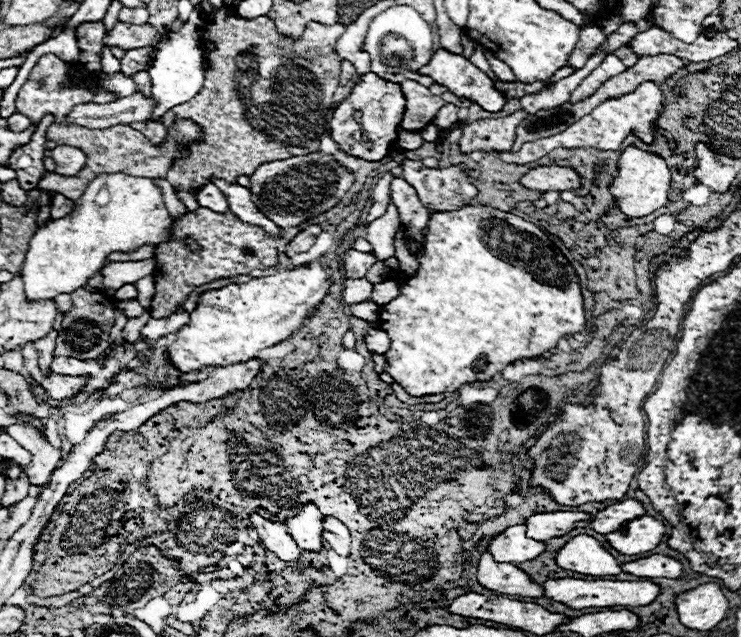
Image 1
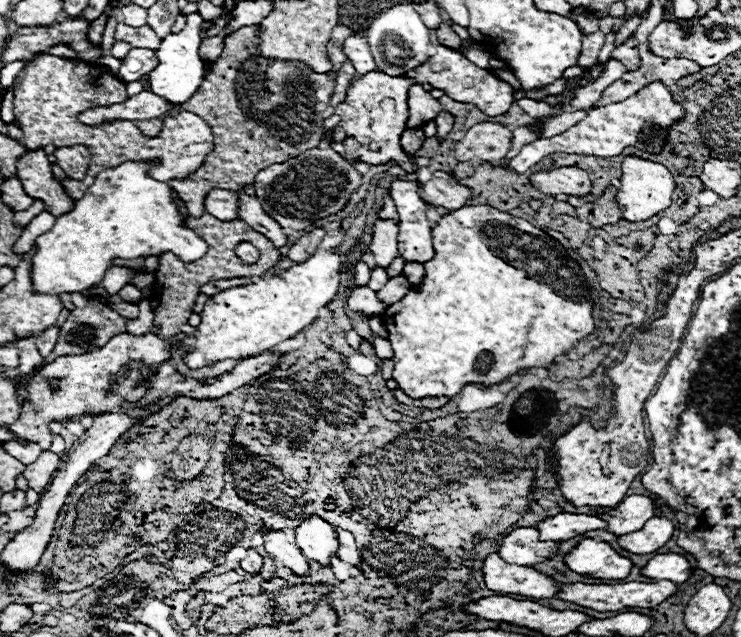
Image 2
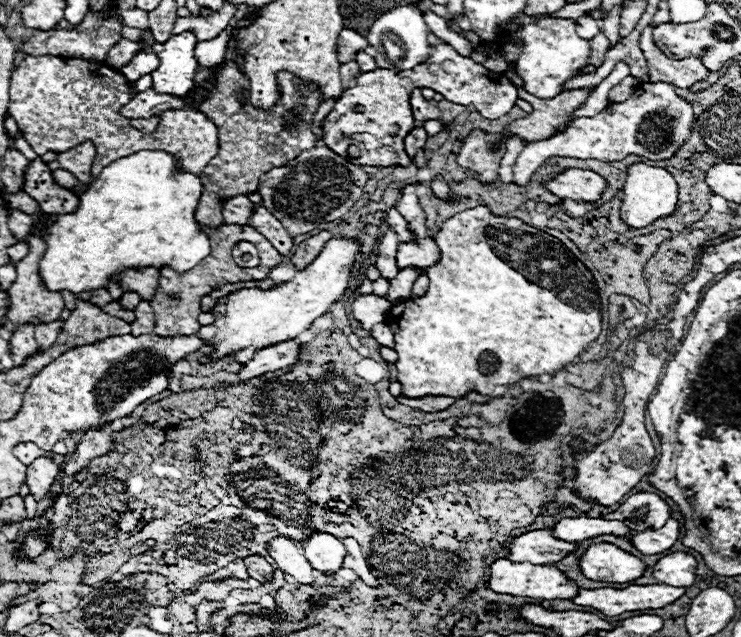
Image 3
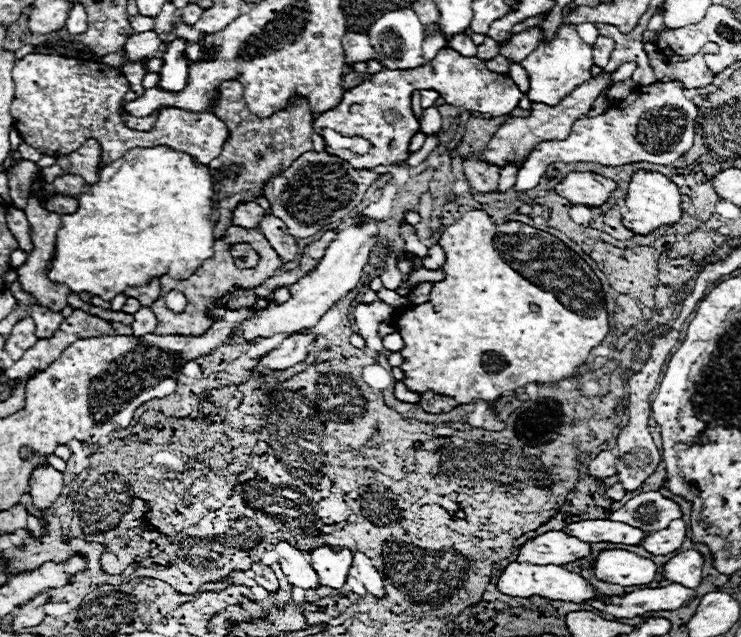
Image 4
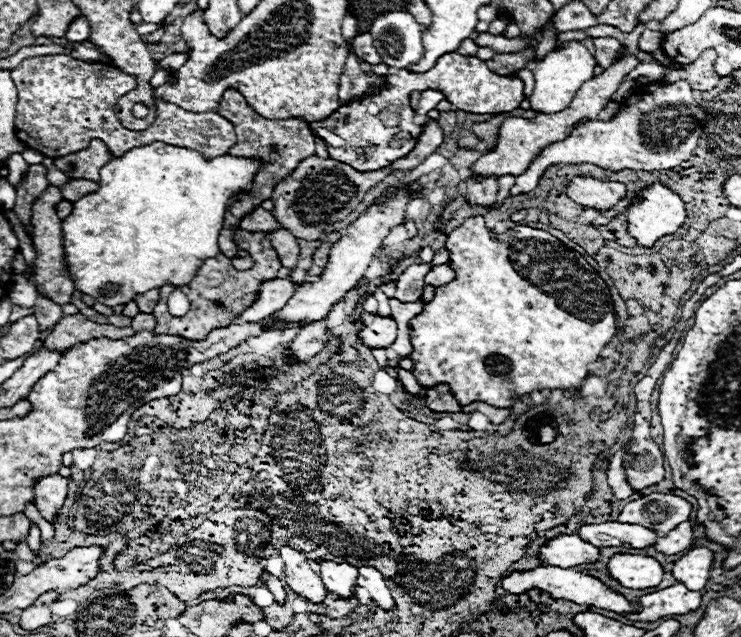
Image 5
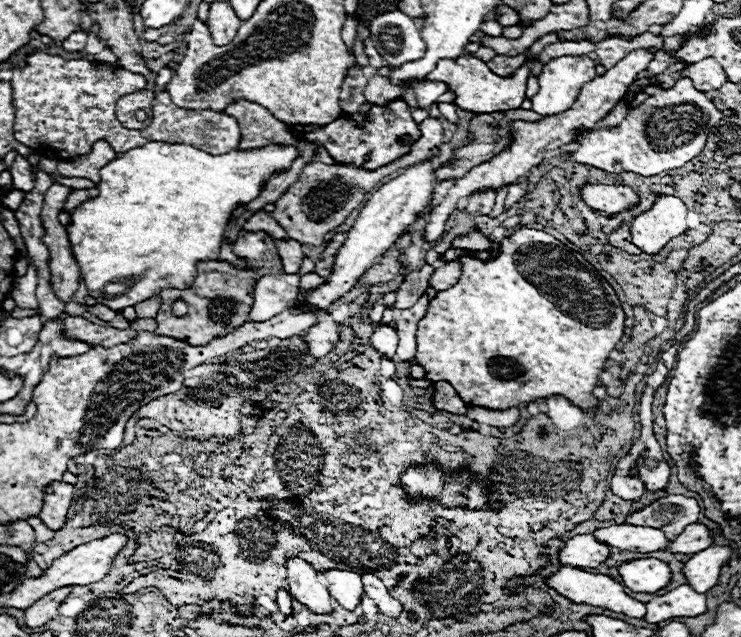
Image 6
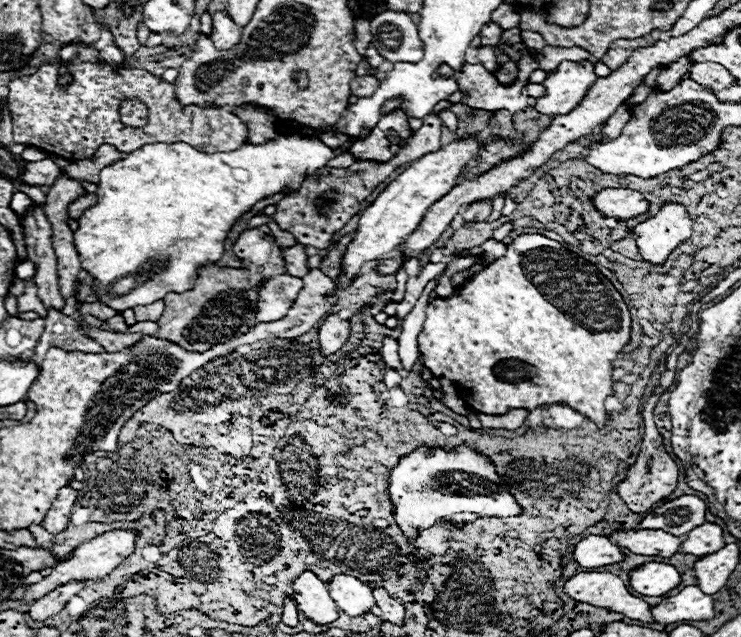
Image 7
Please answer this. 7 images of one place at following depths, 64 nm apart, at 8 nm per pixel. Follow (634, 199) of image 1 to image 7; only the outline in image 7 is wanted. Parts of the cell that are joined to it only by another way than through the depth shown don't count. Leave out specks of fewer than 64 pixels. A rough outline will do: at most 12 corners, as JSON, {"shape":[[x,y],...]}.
{"shape":[[666,204],[634,228],[646,262],[664,264],[692,236],[684,206]]}

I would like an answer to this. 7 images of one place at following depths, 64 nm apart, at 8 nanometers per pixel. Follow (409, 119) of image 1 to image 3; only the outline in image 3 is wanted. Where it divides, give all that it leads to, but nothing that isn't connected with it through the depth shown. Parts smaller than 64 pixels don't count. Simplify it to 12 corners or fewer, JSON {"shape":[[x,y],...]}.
{"shape":[[421,89],[410,95],[412,114],[416,122],[438,118],[438,108],[422,98]]}

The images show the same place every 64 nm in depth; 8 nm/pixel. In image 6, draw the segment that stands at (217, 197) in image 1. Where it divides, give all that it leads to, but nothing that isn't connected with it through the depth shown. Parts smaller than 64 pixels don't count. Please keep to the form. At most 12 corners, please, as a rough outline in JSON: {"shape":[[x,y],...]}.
{"shape":[[256,212],[244,230],[268,232],[274,240],[290,240],[286,230],[268,214]]}

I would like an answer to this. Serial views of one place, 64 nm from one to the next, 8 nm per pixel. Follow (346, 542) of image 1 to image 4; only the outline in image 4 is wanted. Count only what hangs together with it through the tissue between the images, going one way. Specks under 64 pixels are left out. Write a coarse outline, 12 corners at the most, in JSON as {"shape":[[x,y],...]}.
{"shape":[[354,554],[352,576],[366,590],[386,596],[380,572],[364,554]]}

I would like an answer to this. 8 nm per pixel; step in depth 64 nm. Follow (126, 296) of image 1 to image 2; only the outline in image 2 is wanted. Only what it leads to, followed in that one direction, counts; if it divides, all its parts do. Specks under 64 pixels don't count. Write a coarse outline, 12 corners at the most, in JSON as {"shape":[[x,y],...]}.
{"shape":[[130,284],[118,292],[124,302],[138,304],[142,292]]}

